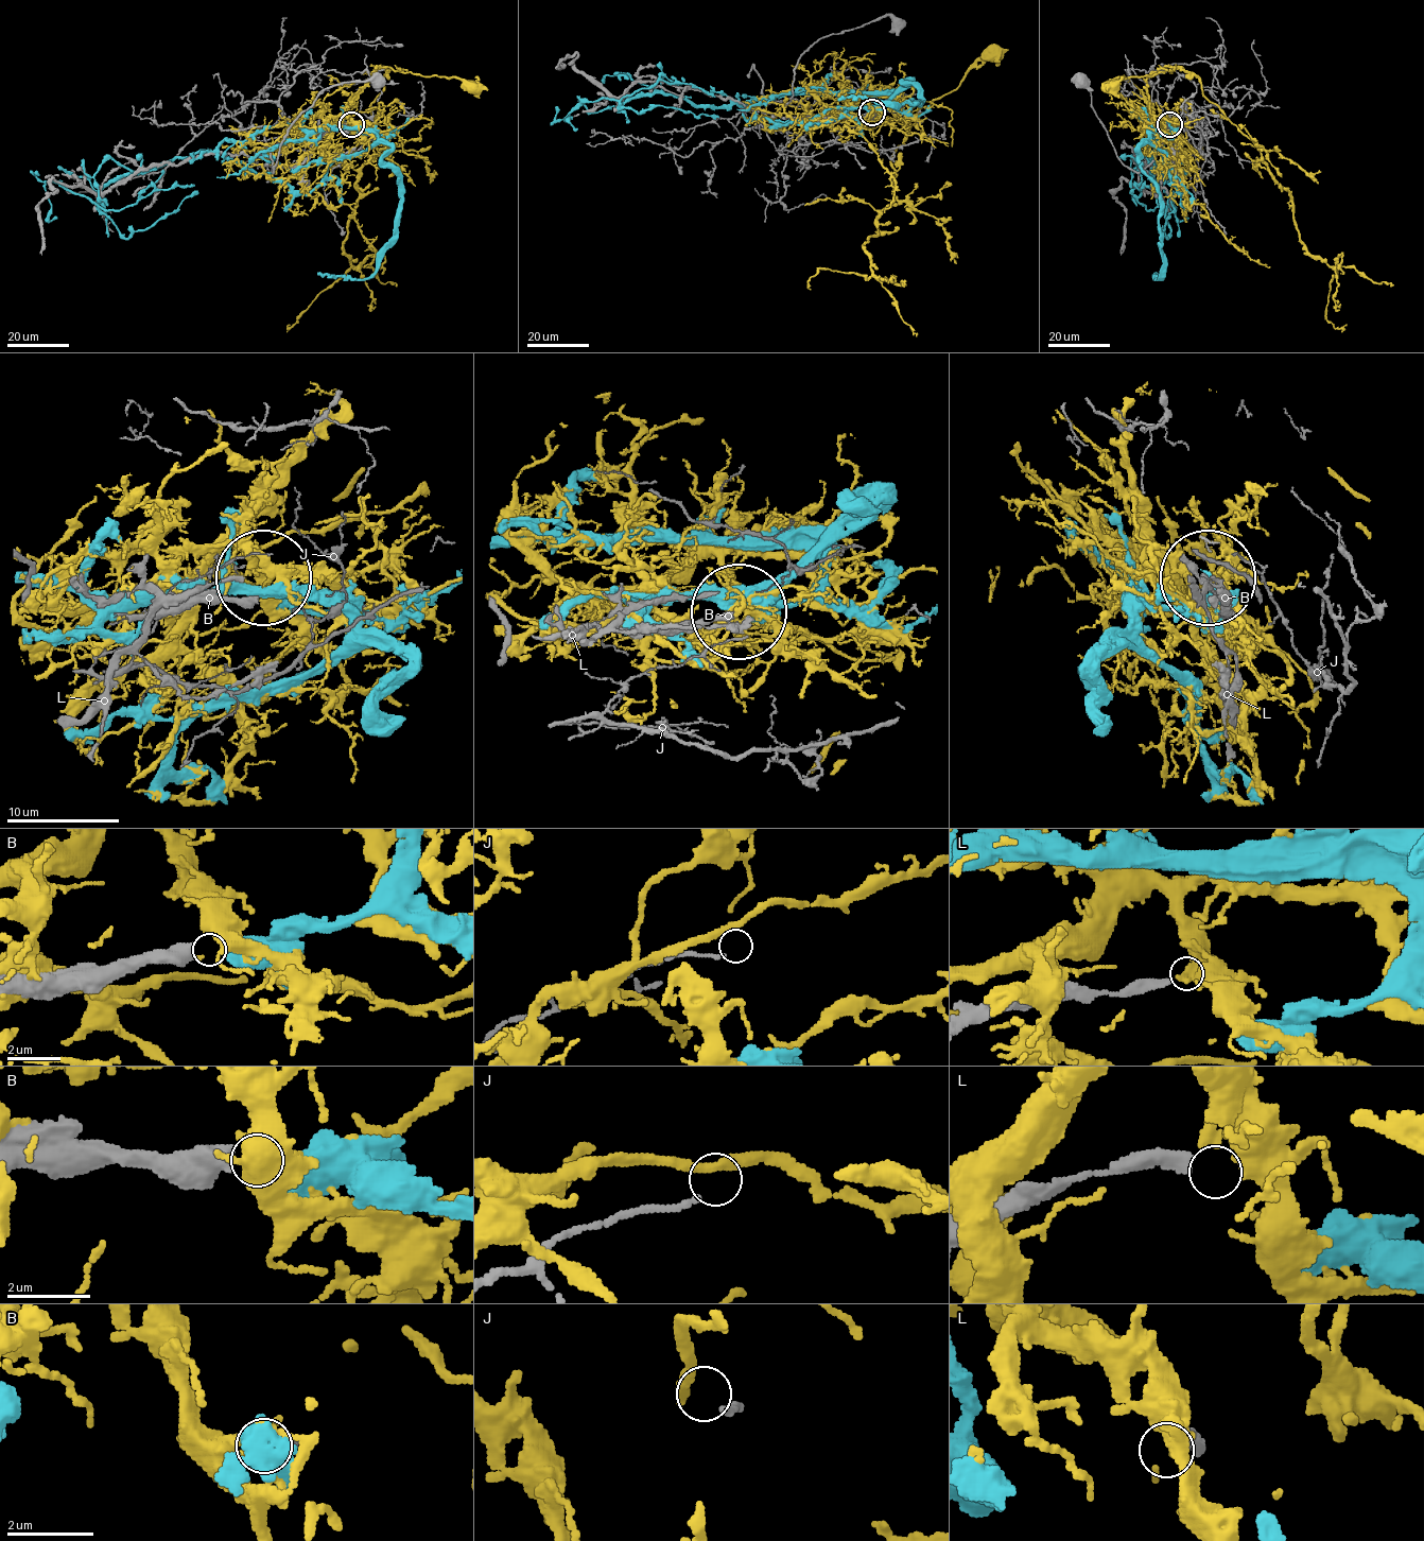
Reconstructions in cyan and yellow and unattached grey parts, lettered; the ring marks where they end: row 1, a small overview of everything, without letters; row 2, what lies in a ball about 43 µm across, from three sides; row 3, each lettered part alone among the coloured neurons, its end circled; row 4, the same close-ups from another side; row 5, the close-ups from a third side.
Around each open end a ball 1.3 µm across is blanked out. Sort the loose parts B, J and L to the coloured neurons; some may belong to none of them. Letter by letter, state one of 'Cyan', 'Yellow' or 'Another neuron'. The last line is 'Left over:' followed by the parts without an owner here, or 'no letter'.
B: Cyan
J: Another neuron
L: Another neuron
Left over: J, L

